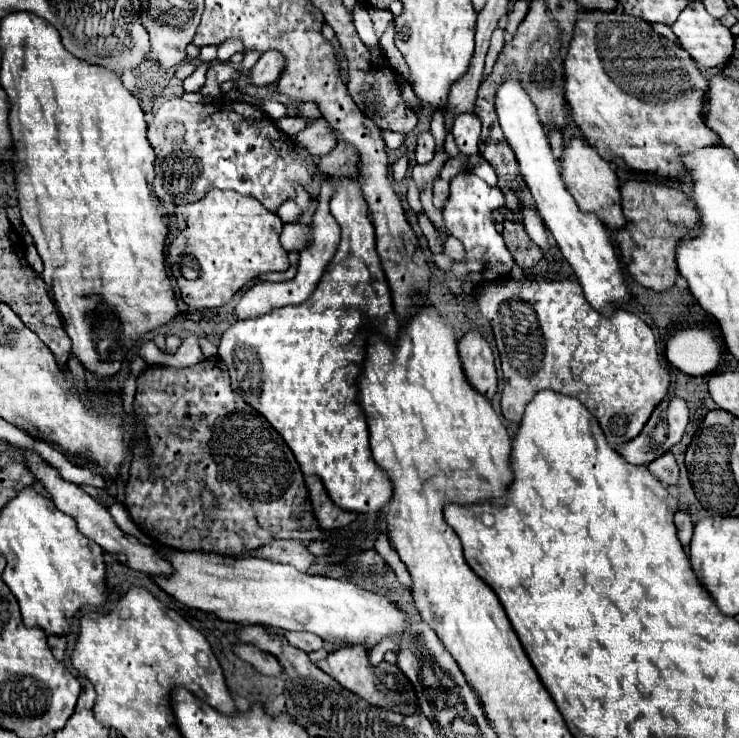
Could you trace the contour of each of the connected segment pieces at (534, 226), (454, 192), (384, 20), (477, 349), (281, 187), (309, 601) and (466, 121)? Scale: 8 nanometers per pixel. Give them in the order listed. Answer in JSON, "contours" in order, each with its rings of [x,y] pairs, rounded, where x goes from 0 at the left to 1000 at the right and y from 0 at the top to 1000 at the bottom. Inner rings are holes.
{"contours":[[[[714,279],[706,282],[706,290],[709,290],[709,306],[712,306],[714,320],[717,320],[736,341],[742,341],[742,339],[744,339],[742,320],[739,320],[736,304],[733,304],[733,298],[728,295],[728,290],[725,290],[720,282],[714,282]]],[[[622,233],[609,247],[609,263],[598,290],[609,320],[620,322],[631,336],[631,352],[614,358],[612,374],[604,371],[604,388],[609,396],[622,398],[625,382],[639,382],[641,388],[652,388],[658,382],[668,382],[690,371],[696,352],[666,301],[666,290],[679,279],[682,279],[682,263],[677,260],[677,255],[663,255],[655,244],[650,244],[639,233]]],[[[503,11],[501,14],[501,24],[503,24],[503,30],[506,30],[506,41],[509,41],[509,49],[512,49],[512,54],[517,51],[517,46],[525,41],[525,35],[528,35],[528,30],[530,30],[530,16],[528,14],[514,14],[514,11]]],[[[633,450],[620,463],[620,480],[628,509],[633,512],[639,526],[666,542],[674,528],[674,515],[668,499],[668,480],[660,463],[652,458],[650,450]]],[[[246,133],[225,136],[200,165],[200,190],[211,206],[208,257],[219,274],[254,276],[279,266],[287,255],[311,255],[322,263],[341,266],[371,287],[390,266],[398,249],[414,252],[422,244],[422,217],[409,217],[395,206],[395,190],[346,144],[322,136],[290,136],[281,141],[254,141]]],[[[217,743],[217,751],[233,764],[233,778],[203,783],[249,821],[292,832],[303,843],[414,854],[457,875],[493,873],[498,878],[506,878],[520,864],[530,864],[541,873],[544,856],[558,846],[536,818],[471,786],[419,780],[392,764],[373,764],[357,756],[315,756],[284,748],[225,748],[222,743]]],[[[622,154],[614,165],[614,176],[612,176],[614,187],[620,187],[620,198],[622,201],[633,201],[647,195],[647,184],[650,184],[650,163],[639,154]]]]}

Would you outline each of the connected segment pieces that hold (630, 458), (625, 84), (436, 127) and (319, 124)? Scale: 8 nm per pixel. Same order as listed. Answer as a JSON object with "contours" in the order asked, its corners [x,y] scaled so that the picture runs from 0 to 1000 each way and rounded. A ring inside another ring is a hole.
{"contours":[[[[901,539],[888,550],[871,583],[853,599],[834,604],[834,612],[853,629],[877,631],[882,623],[915,604],[931,575],[931,550],[923,539]]],[[[785,16],[777,38],[777,51],[763,81],[766,98],[766,138],[771,141],[774,163],[788,176],[801,201],[820,214],[842,214],[861,233],[880,233],[923,244],[928,225],[923,214],[939,201],[969,198],[974,184],[953,168],[953,136],[958,125],[958,106],[950,103],[936,76],[917,60],[907,60],[899,49],[888,46],[877,30],[861,27],[844,16]]],[[[590,149],[587,154],[585,154],[585,165],[582,165],[582,179],[587,182],[587,187],[590,187],[590,195],[595,198],[595,195],[601,195],[601,154],[598,154],[598,149]]],[[[430,160],[417,173],[403,179],[398,190],[403,190],[414,203],[419,203],[419,209],[425,214],[441,211],[455,198],[455,182],[447,173],[447,168],[441,163],[436,163],[436,160]]]]}

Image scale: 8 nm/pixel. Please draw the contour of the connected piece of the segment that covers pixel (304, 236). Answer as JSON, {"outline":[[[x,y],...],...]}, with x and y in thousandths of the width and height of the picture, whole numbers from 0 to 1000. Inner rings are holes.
{"outline":[[[406,301],[384,304],[384,312],[379,317],[379,331],[387,339],[409,339],[417,331],[417,312],[419,306],[409,306]]]}

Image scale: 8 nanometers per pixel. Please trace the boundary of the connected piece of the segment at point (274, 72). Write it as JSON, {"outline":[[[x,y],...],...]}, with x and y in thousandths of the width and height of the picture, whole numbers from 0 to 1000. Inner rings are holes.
{"outline":[[[357,70],[352,76],[352,81],[346,84],[346,89],[341,92],[341,103],[338,111],[344,117],[360,117],[368,114],[379,106],[379,98],[384,98],[384,76],[379,76],[379,70]]]}

